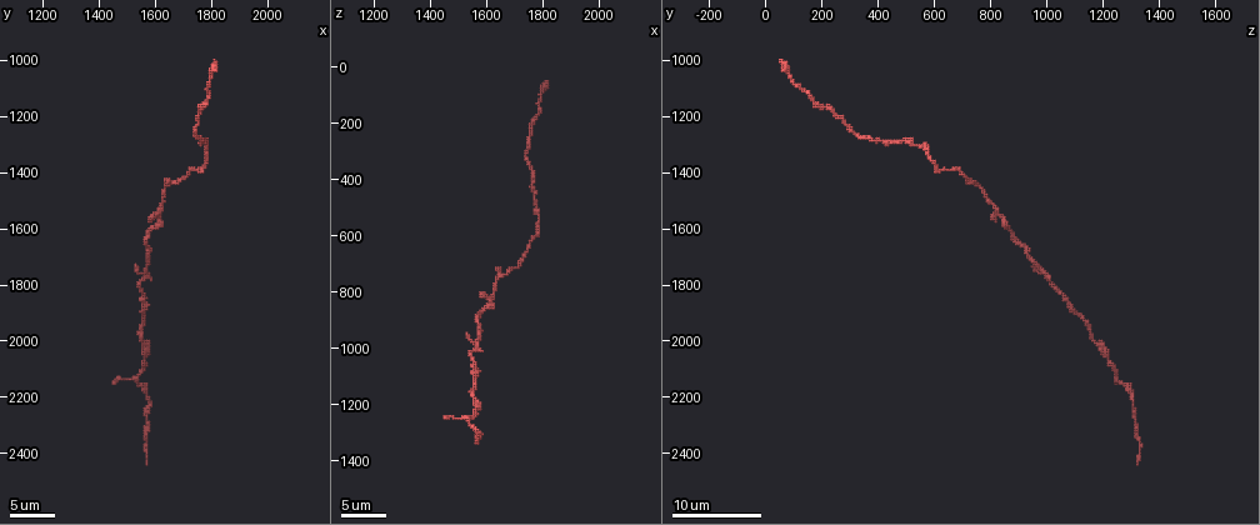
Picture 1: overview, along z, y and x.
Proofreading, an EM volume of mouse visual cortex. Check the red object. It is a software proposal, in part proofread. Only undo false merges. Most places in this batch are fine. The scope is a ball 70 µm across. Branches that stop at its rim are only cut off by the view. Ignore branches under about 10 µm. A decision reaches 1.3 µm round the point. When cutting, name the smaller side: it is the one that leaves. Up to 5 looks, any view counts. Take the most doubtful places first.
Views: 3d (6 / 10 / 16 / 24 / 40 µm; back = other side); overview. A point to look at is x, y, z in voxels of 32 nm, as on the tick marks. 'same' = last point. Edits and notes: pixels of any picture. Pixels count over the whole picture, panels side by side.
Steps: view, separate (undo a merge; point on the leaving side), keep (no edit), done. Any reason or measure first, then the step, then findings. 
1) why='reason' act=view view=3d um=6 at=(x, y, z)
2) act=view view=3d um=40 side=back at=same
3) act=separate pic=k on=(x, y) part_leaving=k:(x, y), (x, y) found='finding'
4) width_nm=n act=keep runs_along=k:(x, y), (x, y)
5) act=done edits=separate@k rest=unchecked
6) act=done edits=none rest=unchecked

why='calibre changes' act=view view=3d um=6 at=(1550, 1950, 1150)

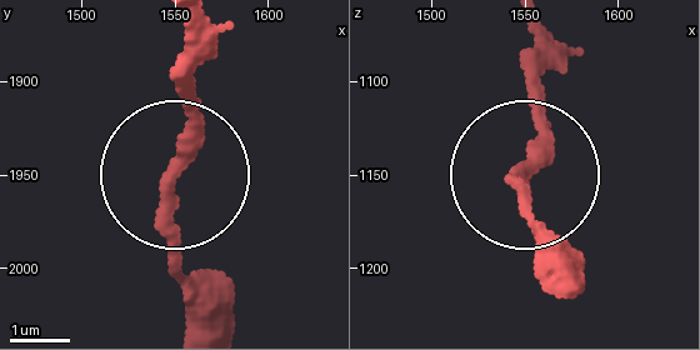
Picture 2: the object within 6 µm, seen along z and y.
act=keep runs_along=2:(531, 38), (531, 236) found='all the same neuron'

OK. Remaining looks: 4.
act=view view=3d um=10 at=(1570, 2080, 1230)

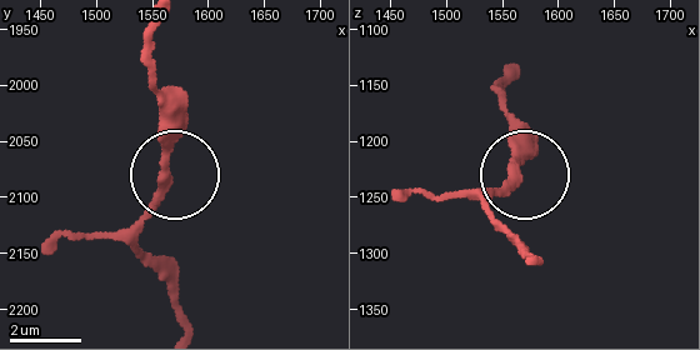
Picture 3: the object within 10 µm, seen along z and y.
act=view view=3d um=6 at=(1560, 2074, 1224)

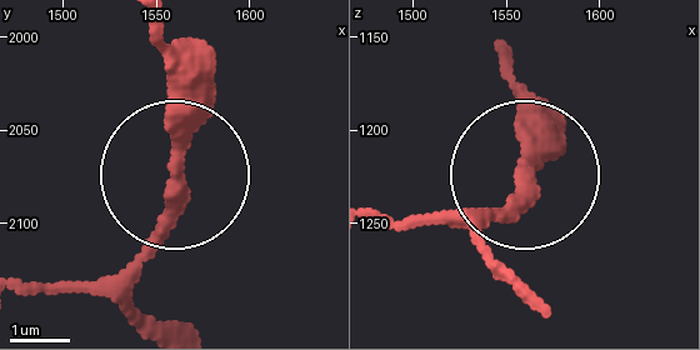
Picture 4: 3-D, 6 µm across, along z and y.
act=keep runs_along=4:(514, 54), (529, 179), (489, 218), (484, 263) found='continuous, no second neuron'

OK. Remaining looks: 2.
act=view view=3d um=10 at=(1600, 1550, 820)

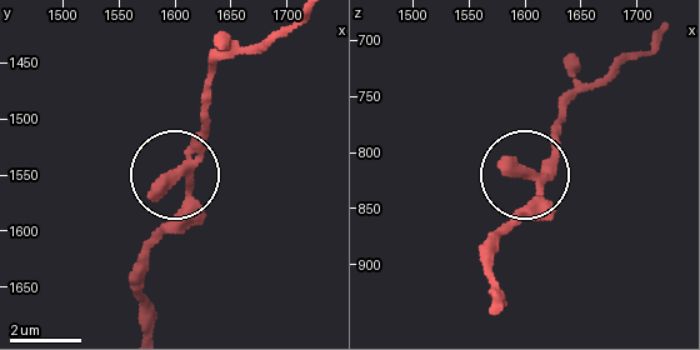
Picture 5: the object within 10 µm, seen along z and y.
act=view view=3d um=6 at=(1600, 1552, 822)

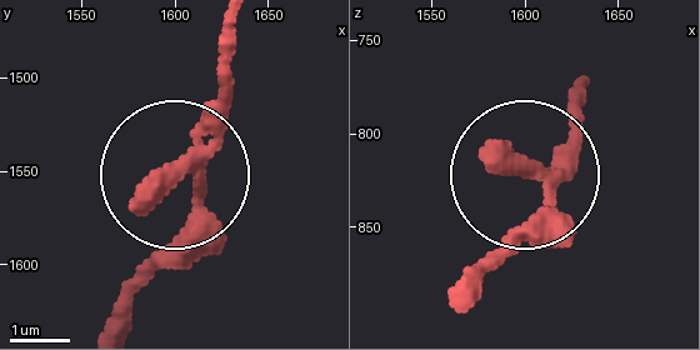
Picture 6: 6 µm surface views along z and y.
act=keep runs_along=6:(538, 178), (543, 216), (519, 251) found='continuous, no second neuron'

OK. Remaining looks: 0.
act=done edits=none rest=unchecked

